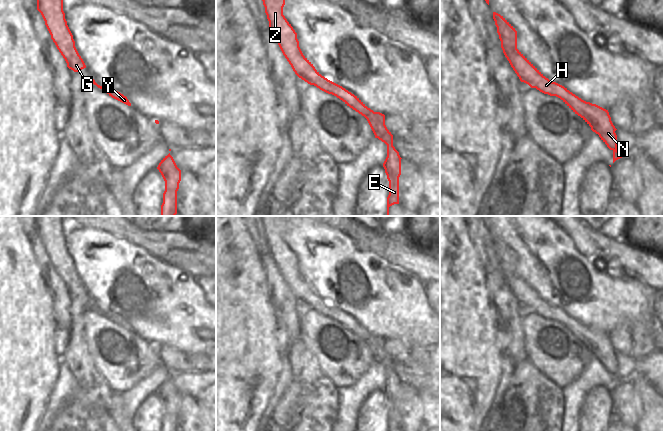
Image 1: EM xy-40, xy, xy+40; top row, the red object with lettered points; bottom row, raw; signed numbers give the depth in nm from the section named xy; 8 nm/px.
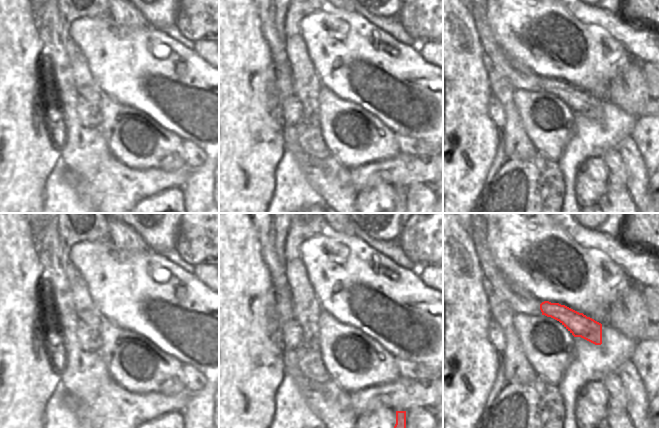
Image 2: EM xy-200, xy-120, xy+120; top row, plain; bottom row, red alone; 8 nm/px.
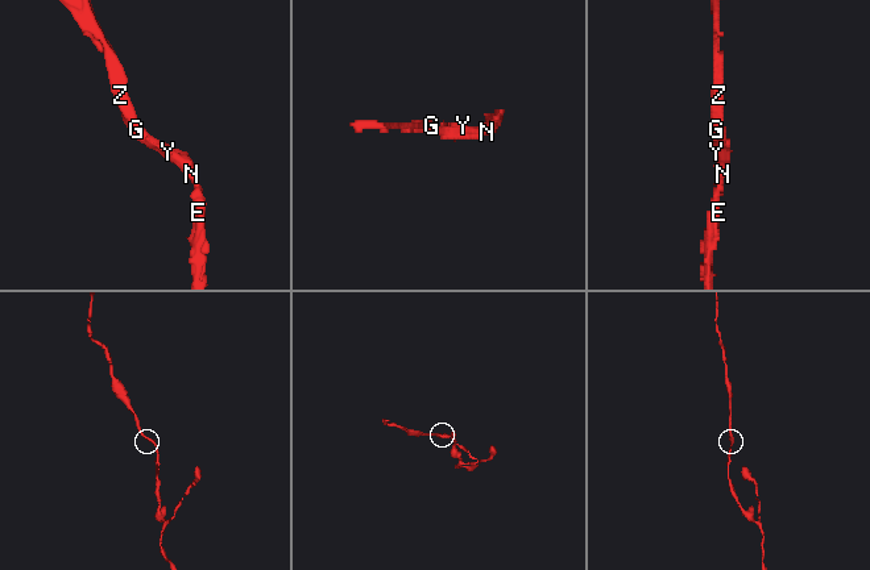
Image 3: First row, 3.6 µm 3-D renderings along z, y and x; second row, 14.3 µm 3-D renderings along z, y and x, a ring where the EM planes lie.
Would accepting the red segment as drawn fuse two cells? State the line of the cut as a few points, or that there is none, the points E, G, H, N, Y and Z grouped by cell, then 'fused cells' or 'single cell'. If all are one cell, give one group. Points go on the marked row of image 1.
cut none; groups E G H N Y Z; single cell

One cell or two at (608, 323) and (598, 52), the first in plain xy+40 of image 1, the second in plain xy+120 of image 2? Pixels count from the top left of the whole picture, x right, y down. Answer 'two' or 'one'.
one

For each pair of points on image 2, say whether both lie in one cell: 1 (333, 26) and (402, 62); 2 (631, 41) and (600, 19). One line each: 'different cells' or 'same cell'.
1: same cell
2: same cell

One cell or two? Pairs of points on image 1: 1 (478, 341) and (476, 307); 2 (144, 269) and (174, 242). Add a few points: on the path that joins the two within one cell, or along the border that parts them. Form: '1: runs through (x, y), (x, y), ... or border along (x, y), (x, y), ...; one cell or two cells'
1: runs through (476, 333), (476, 315); one cell
2: border along (136, 245), (178, 267); two cells

